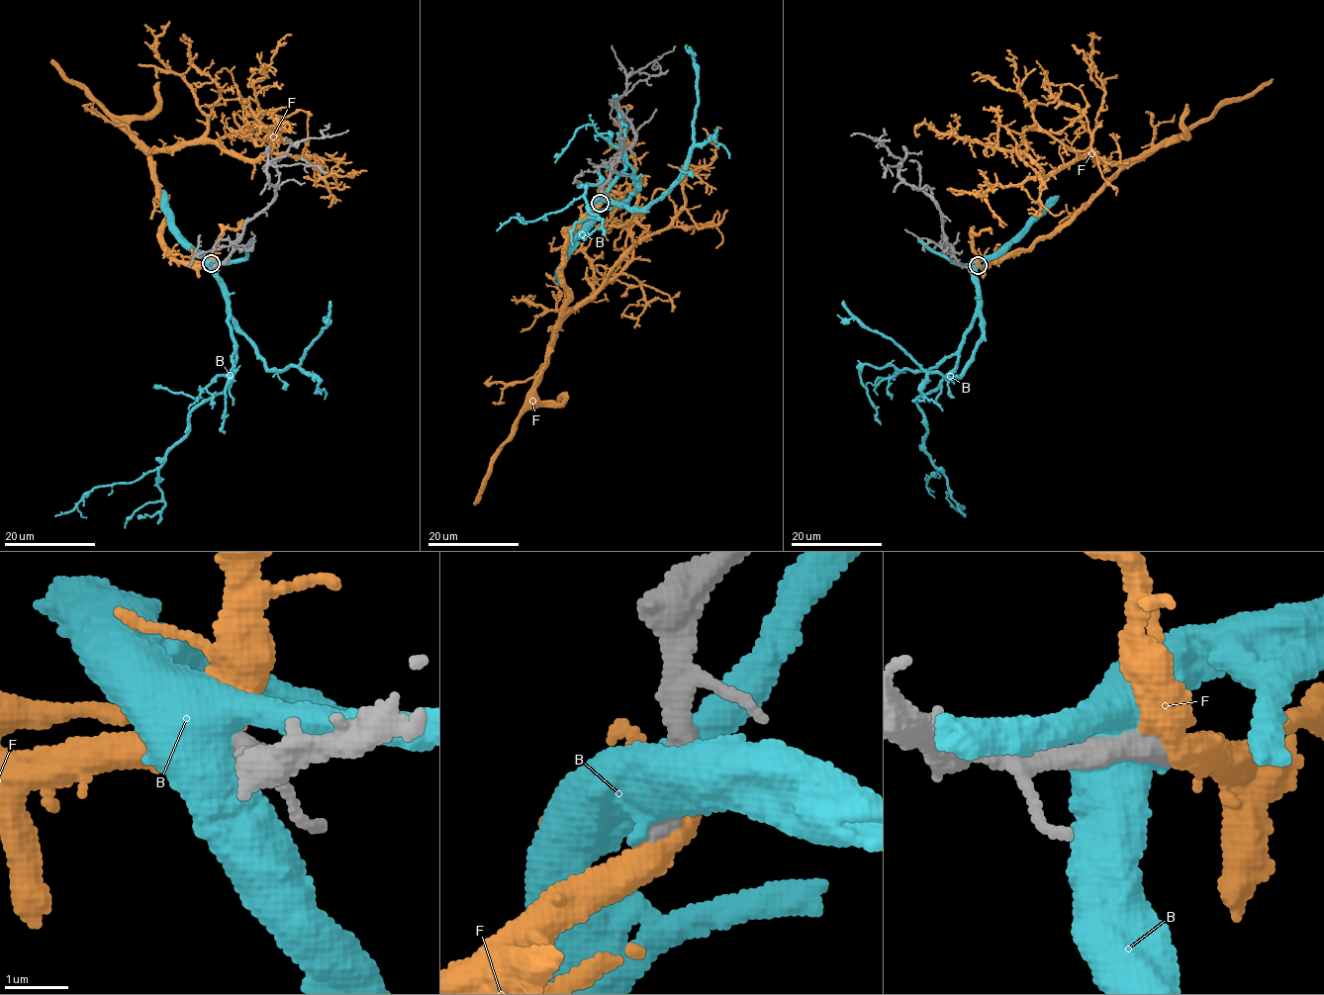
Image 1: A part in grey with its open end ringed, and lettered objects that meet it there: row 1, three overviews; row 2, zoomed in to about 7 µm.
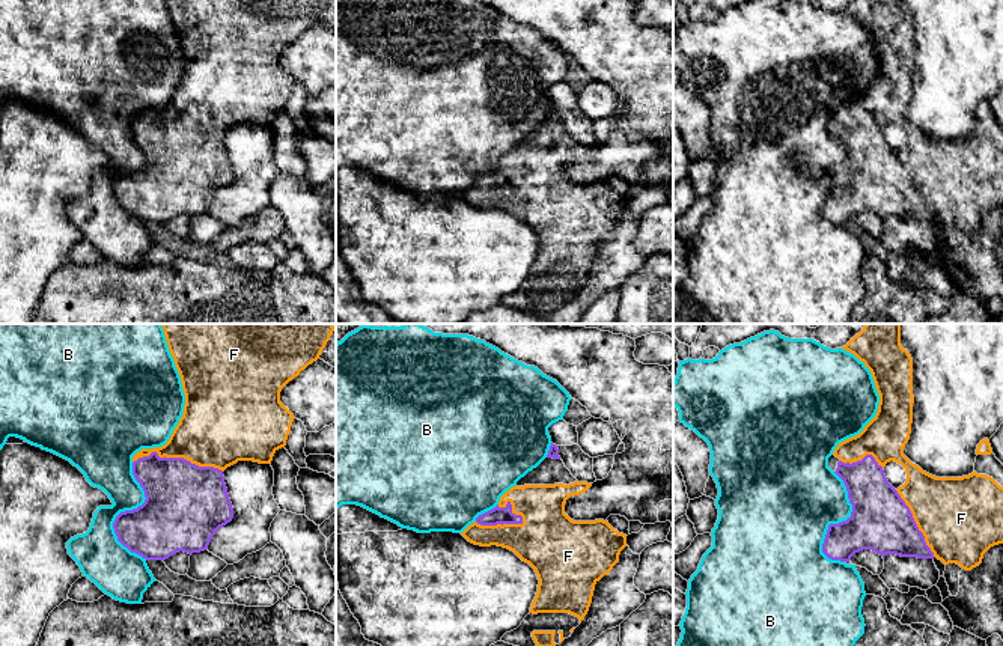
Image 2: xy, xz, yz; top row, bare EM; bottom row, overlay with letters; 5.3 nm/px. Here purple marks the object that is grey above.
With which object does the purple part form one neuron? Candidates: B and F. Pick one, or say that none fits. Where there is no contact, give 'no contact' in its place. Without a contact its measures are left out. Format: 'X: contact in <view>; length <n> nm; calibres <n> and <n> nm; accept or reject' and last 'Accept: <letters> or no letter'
B: contact in xy; length 550 nm; calibres 340 and 260 nm; reject
F: contact in xy; length 480 nm; calibres 420 and 380 nm; accept
Accept: F

